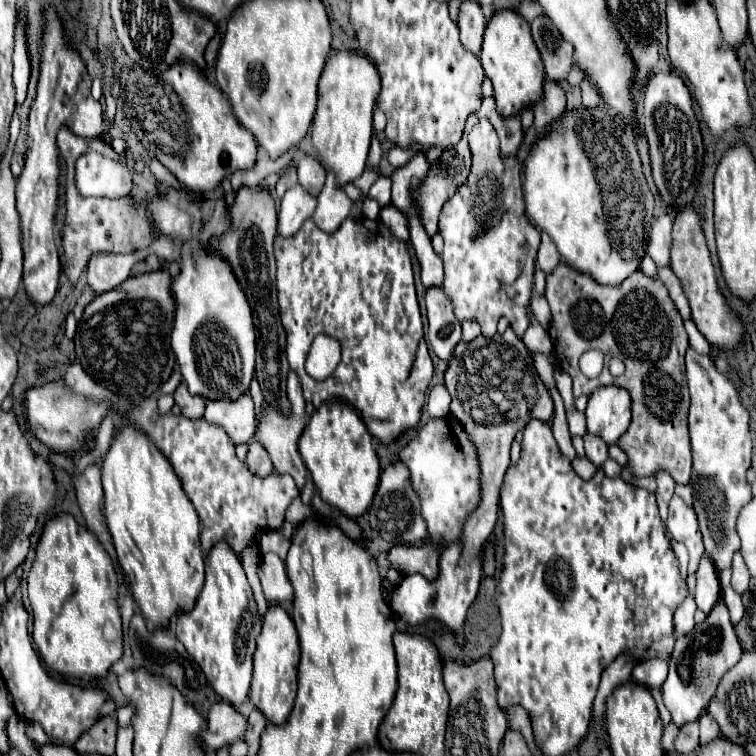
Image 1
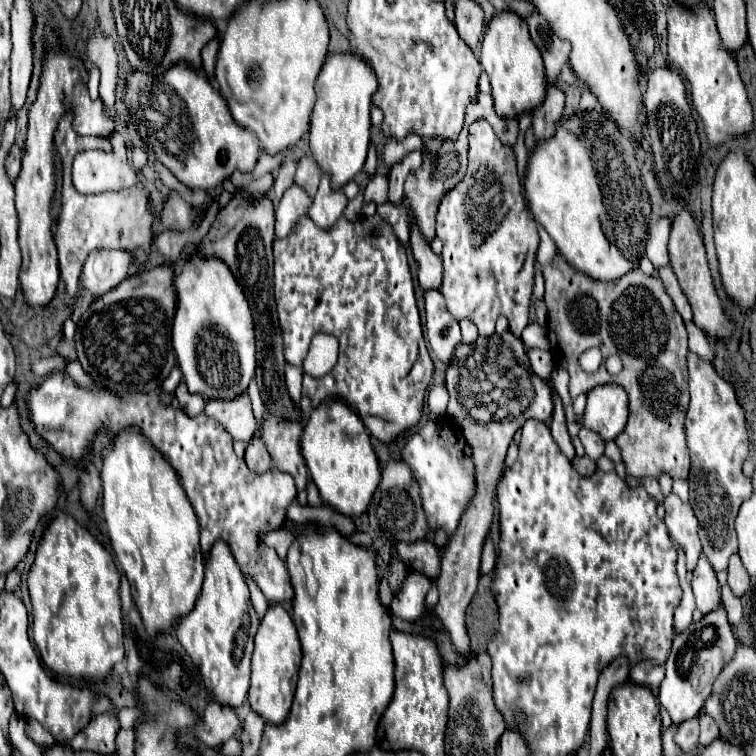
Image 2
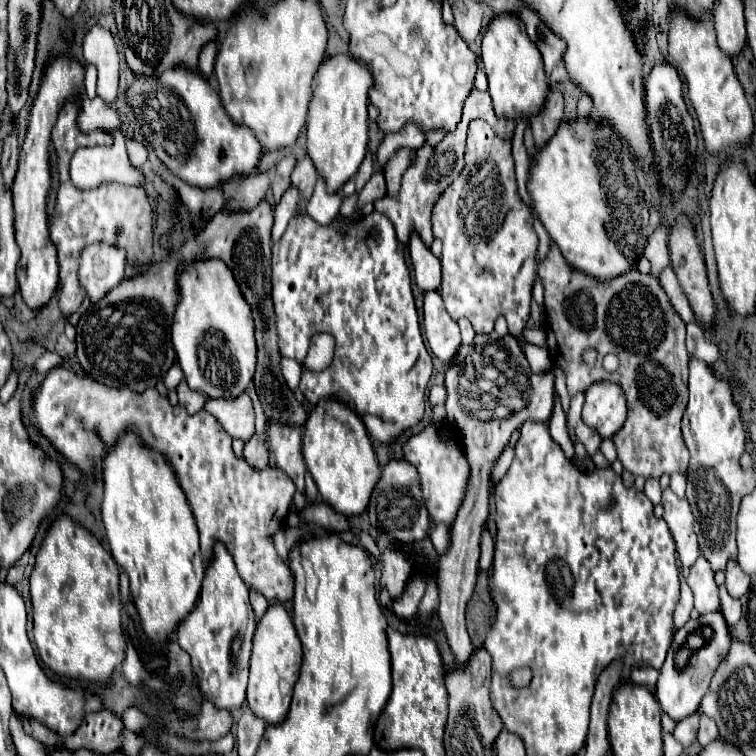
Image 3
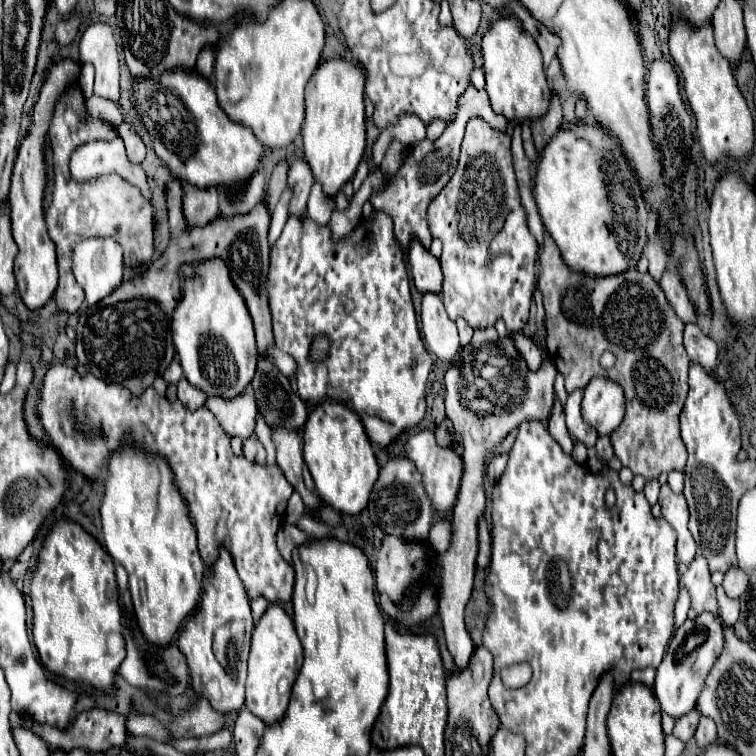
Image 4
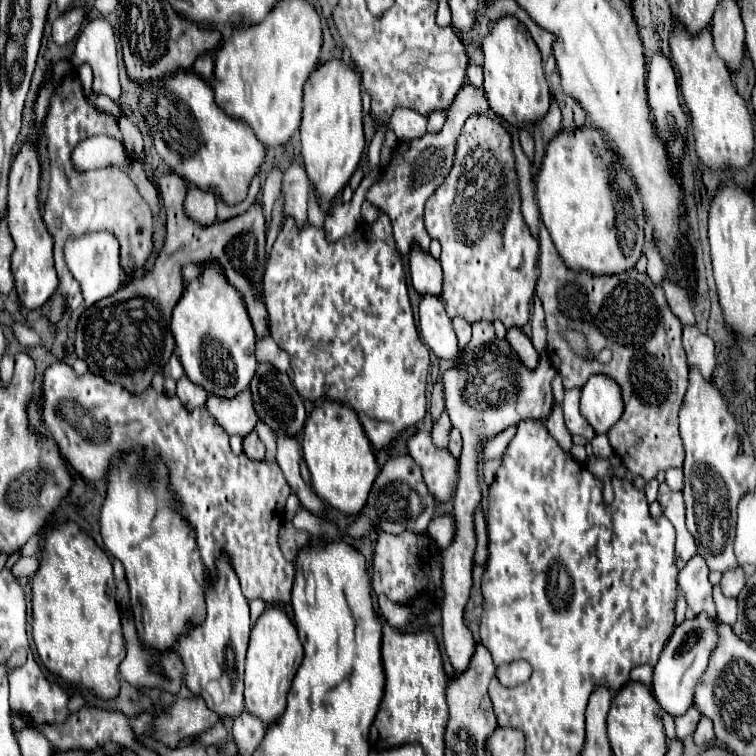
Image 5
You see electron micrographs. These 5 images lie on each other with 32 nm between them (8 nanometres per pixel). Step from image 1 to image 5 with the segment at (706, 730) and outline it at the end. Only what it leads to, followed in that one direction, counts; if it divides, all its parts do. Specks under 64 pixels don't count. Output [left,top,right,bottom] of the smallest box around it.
[694,716,716,746]

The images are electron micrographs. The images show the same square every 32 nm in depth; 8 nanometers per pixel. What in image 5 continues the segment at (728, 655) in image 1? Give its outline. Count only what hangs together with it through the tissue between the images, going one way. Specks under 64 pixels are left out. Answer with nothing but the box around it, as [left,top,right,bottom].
[652,616,716,718]

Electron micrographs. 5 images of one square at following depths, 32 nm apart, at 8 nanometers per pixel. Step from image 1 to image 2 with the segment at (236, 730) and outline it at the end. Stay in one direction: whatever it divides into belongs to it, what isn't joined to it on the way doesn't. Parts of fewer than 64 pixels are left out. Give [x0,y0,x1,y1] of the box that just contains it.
[194,702,242,748]

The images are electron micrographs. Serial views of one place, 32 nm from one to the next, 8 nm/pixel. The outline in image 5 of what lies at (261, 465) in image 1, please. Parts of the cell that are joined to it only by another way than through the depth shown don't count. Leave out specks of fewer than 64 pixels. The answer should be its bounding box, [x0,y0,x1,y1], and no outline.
[244,432,264,462]

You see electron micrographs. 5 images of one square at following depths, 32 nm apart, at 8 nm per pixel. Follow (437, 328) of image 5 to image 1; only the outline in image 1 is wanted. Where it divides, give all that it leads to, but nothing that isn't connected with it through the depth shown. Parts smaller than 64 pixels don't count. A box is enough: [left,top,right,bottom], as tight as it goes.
[426,288,462,360]

